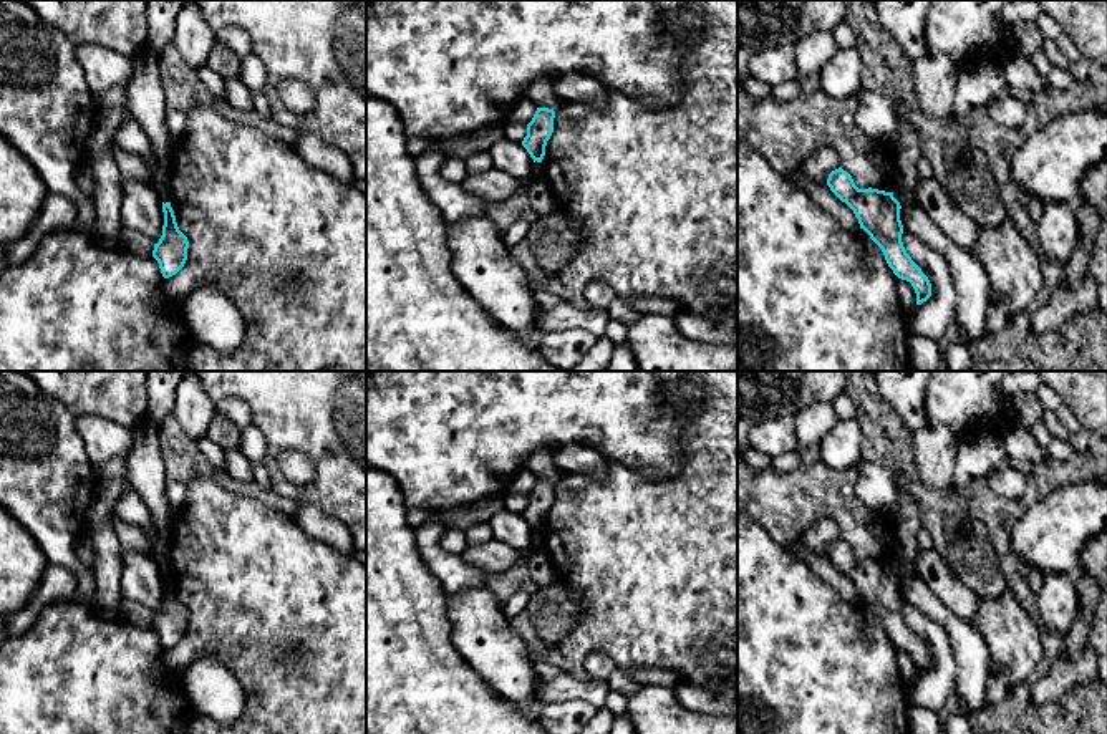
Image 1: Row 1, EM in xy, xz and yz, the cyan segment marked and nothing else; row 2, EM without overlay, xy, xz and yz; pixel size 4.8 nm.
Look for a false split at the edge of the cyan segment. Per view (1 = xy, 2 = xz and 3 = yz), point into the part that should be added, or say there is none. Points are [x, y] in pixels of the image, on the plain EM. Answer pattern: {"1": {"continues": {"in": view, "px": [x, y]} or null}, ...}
{"1": {"continues": null}, "2": {"continues": null}, "3": {"continues": null}}

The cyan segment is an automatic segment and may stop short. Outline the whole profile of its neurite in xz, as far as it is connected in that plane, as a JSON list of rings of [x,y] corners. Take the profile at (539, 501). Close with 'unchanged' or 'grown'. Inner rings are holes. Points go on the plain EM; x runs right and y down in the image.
[[[537,479],[532,492],[527,495],[527,507],[522,517],[527,520],[534,534],[542,534],[545,517],[554,504],[555,482],[549,479]]]; unchanged

